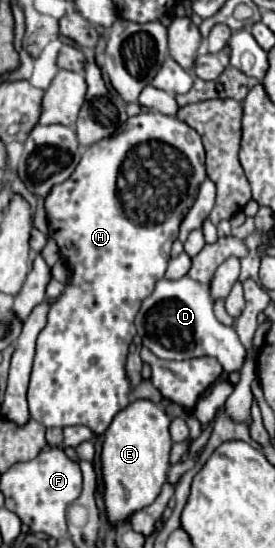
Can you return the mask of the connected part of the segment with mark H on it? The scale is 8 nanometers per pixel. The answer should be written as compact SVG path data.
M141 111L139 115L129 117L123 123L123 127L119 127L119 131L115 131L115 135L109 135L107 139L101 139L99 143L93 143L91 147L87 147L85 153L83 153L83 159L77 165L77 169L73 171L71 179L67 179L67 183L61 183L59 187L51 189L51 195L47 195L47 199L45 199L49 235L59 245L61 257L71 265L71 279L69 279L65 291L61 293L61 297L51 305L47 325L37 337L37 355L35 355L35 361L33 361L33 373L31 373L31 383L29 383L29 391L27 391L31 419L43 423L45 427L85 425L91 431L95 431L97 435L103 435L107 431L107 427L111 425L113 417L129 405L131 385L129 385L129 379L125 375L125 359L127 359L127 349L129 349L129 345L135 337L133 319L135 319L135 315L141 307L141 301L147 295L151 295L151 291L155 289L157 279L161 279L165 275L171 245L179 235L179 225L181 225L183 217L187 215L187 207L193 203L195 193L197 193L199 185L205 181L205 177L207 177L207 173L205 173L205 151L203 151L203 143L201 143L199 133L193 127L189 127L187 123L179 121L177 117L167 117L167 115L157 113L157 111Z

